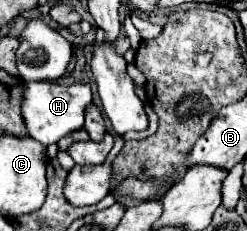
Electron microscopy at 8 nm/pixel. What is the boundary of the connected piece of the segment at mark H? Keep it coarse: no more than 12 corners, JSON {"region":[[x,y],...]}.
{"region":[[28,82],[22,116],[44,146],[84,128],[90,84]]}

